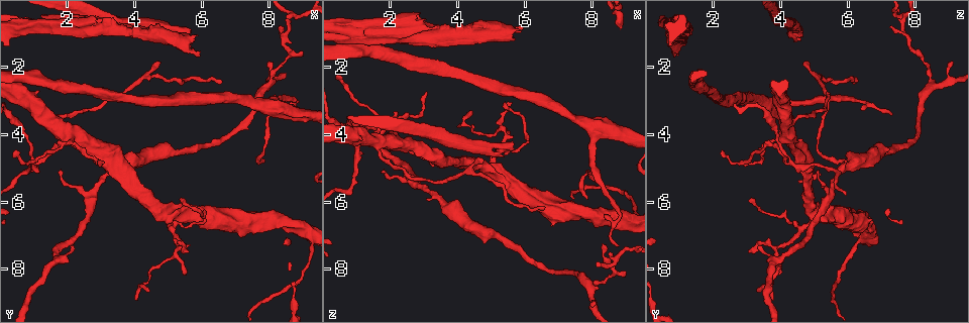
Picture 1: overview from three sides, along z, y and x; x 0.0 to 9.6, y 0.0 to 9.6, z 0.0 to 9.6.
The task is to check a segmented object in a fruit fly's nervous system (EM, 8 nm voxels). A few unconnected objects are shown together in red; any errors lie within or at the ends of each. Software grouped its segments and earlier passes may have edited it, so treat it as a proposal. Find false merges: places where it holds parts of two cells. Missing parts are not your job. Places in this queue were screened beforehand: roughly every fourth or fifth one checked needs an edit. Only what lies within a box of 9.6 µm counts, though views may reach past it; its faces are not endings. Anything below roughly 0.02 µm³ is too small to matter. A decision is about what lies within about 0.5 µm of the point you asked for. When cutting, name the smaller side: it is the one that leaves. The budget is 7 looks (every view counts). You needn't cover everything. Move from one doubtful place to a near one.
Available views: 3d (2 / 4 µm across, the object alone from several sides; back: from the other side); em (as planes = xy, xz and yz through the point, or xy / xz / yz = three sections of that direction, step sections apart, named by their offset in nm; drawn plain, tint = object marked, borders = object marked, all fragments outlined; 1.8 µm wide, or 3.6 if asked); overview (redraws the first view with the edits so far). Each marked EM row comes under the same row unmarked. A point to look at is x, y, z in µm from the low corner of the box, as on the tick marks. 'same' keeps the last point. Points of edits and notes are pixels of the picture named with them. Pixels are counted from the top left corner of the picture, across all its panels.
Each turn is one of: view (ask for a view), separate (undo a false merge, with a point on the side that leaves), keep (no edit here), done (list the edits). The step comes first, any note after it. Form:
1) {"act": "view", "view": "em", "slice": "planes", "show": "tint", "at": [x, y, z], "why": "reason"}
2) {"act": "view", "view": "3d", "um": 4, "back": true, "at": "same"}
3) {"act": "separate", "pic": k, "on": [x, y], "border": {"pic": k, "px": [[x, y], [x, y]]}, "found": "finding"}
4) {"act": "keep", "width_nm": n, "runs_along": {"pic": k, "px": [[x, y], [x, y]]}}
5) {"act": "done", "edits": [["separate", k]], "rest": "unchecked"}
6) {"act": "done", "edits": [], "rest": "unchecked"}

{"act": "view", "view": "3d", "um": 4, "at": [8.15, 3.20, 3.75]}

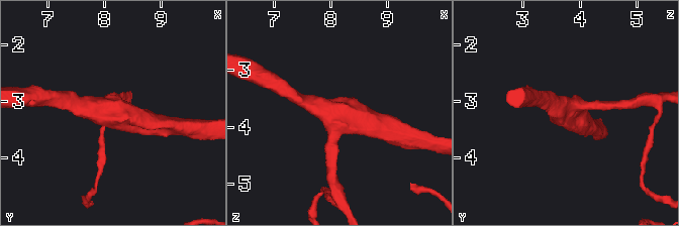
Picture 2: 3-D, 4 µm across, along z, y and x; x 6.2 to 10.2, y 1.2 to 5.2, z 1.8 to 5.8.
{"act": "view", "view": "em", "slice": "planes", "show": "borders", "at": [8.15, 3.20, 3.70], "arms": 3, "arm_widths_nm": [190, 220, 360]}

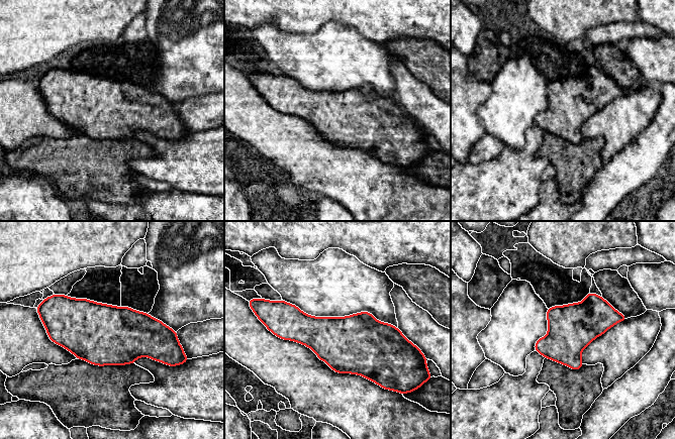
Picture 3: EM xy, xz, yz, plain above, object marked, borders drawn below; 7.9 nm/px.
{"act": "keep", "width_nm": 380, "found": "continuous, no second cell"}

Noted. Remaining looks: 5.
{"act": "view", "view": "em", "slice": "planes", "show": "borders", "at": [5.50, 1.35, 0.85], "why": "thick turns thin"}

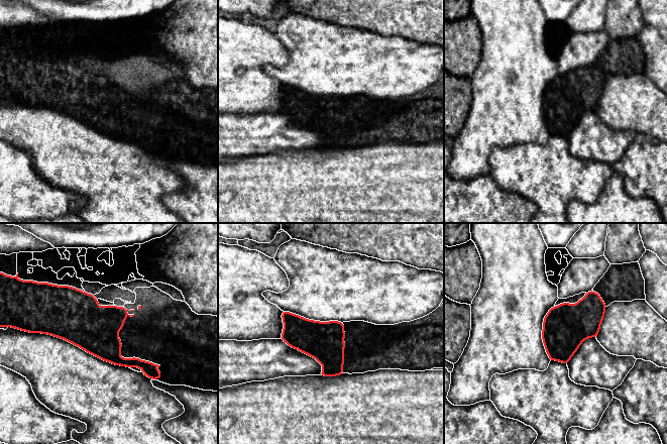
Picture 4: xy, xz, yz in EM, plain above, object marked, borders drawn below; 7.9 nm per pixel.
{"act": "keep", "width_nm": 300, "found": "all the same cell"}

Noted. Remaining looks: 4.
{"act": "view", "view": "em", "um": 3.6, "slice": "planes", "show": "tint", "at": [2.90, 0.85, 0.80], "why": "three arms meet"}

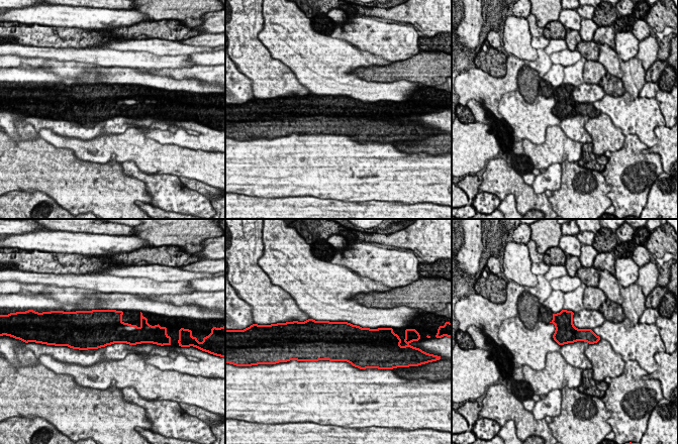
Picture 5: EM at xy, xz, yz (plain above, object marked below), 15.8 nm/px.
{"act": "keep", "found": "all the same cell"}

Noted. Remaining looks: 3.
{"act": "done", "edits": [], "rest": "unchecked"}

